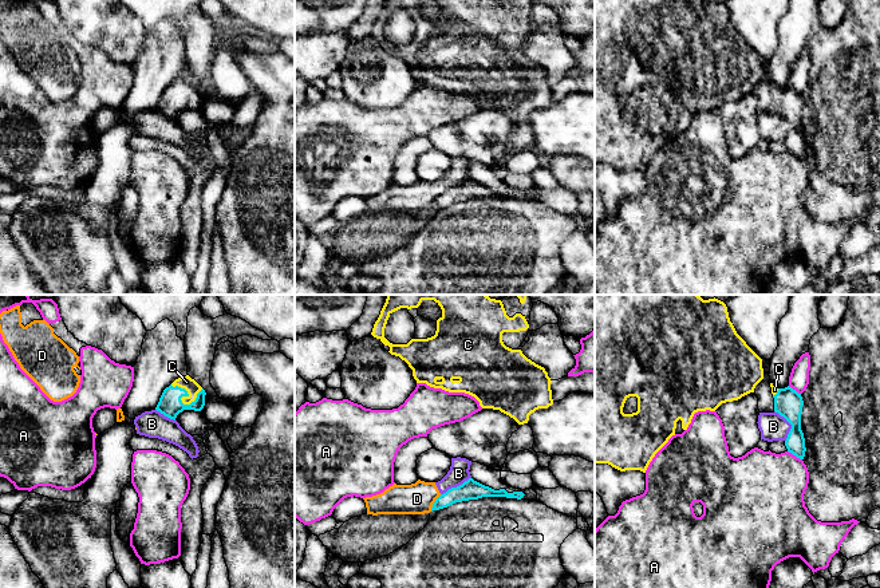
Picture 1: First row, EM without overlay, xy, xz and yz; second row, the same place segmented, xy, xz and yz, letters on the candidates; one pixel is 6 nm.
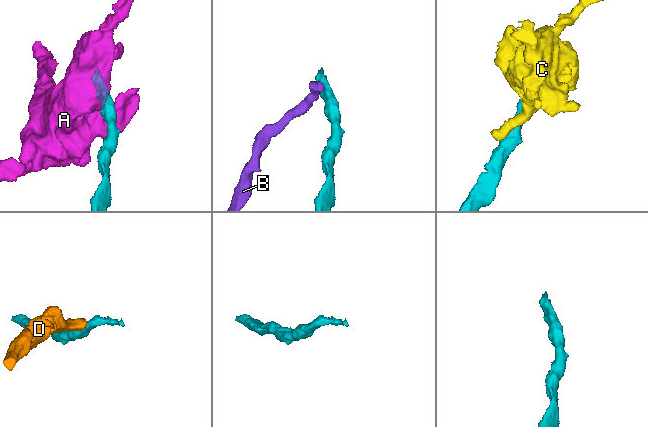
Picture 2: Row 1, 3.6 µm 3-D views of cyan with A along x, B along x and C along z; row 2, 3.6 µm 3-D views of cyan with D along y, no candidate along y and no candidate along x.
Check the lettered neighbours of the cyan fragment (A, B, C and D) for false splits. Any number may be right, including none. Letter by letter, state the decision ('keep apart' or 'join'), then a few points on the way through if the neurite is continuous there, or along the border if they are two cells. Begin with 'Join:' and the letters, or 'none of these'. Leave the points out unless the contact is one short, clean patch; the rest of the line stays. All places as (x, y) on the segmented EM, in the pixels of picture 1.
Join: C
A: keep apart
B: keep apart; border along yz (774, 410), (790, 425), (785, 441)
C: join; runs through xy (170, 405), (180, 399), (188, 394), (186, 382)
D: keep apart; border along xz (441, 494), (430, 510)

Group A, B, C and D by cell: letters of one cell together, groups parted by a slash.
A / B D / C

